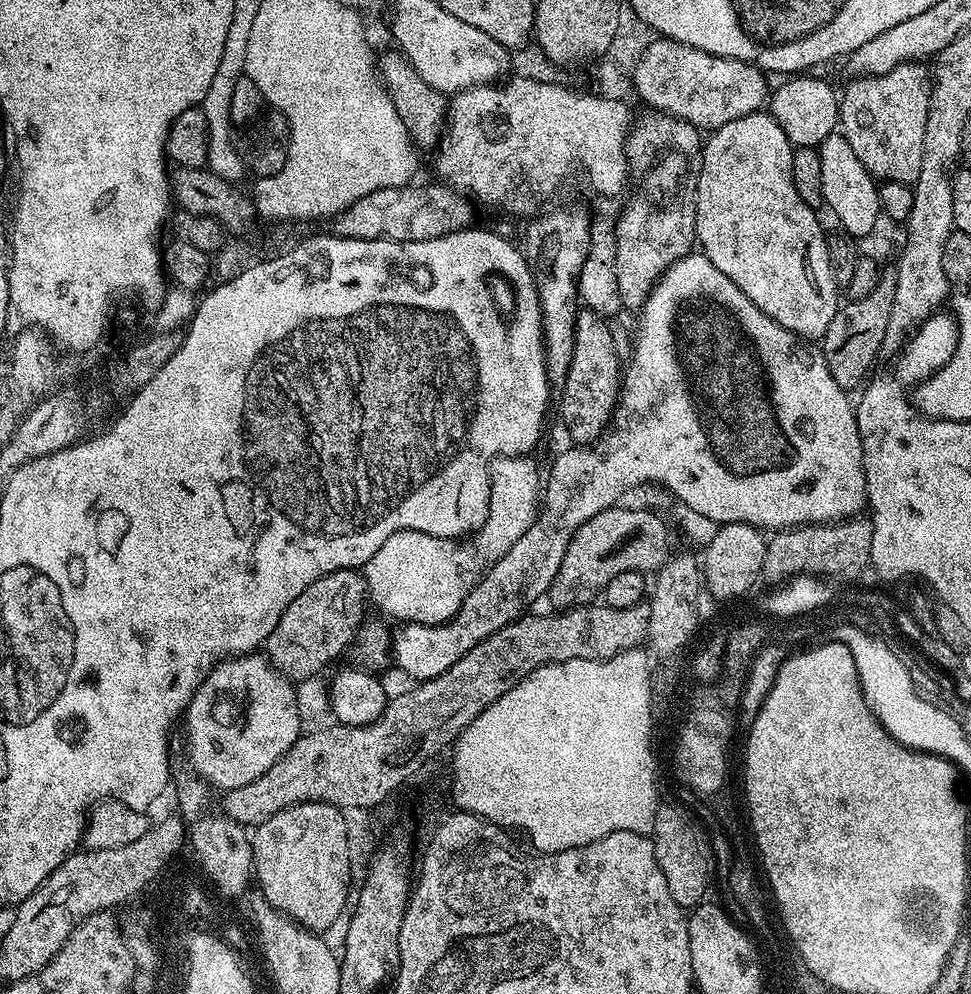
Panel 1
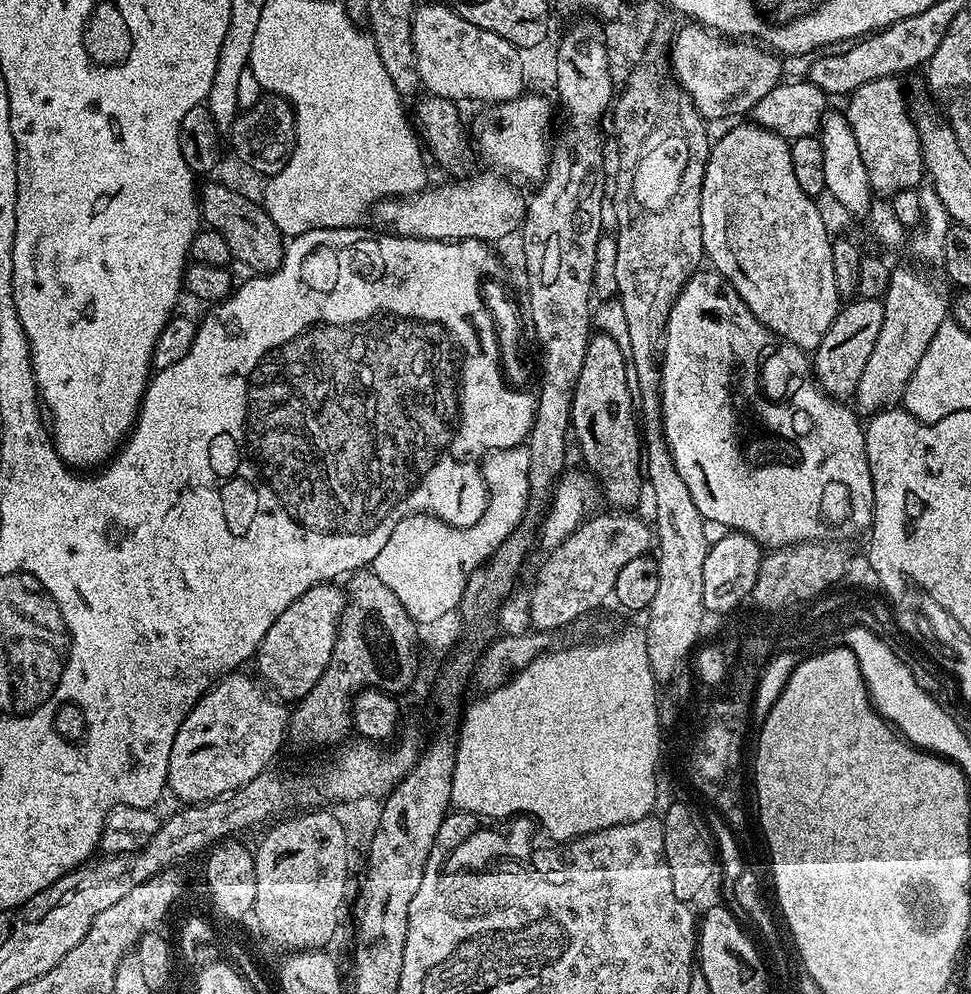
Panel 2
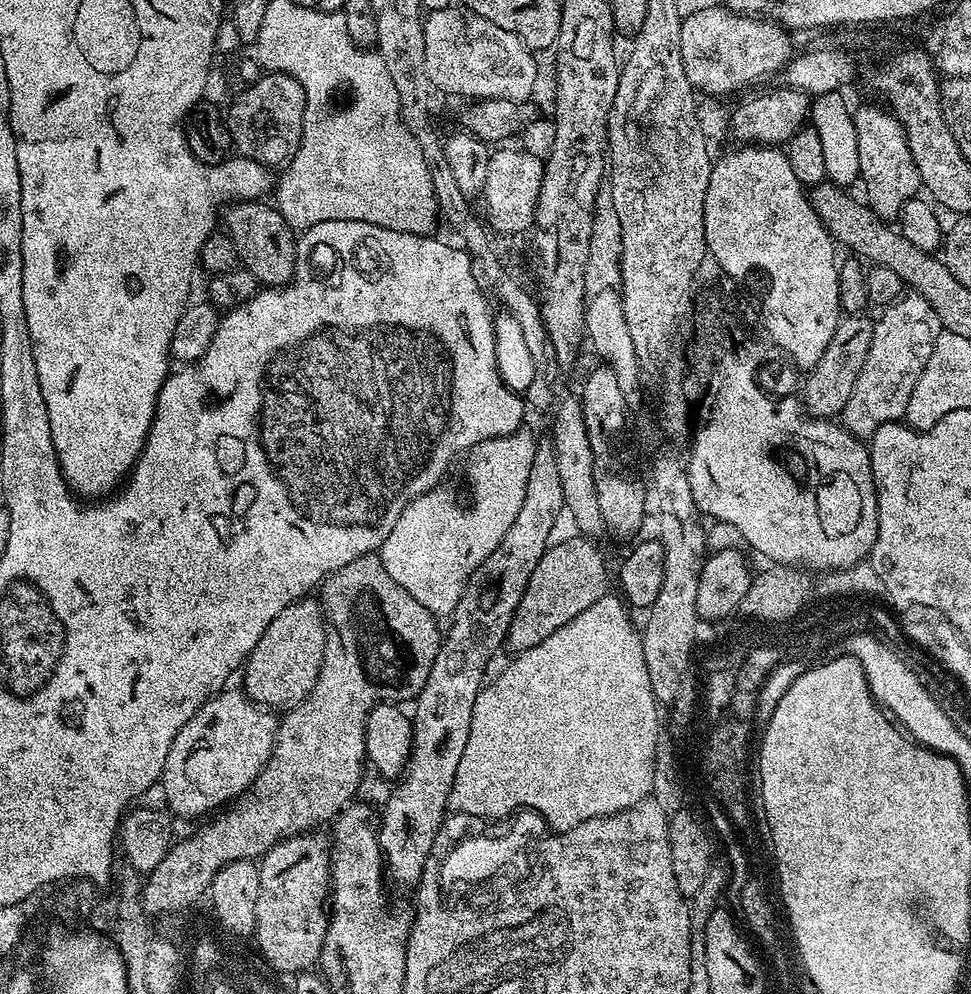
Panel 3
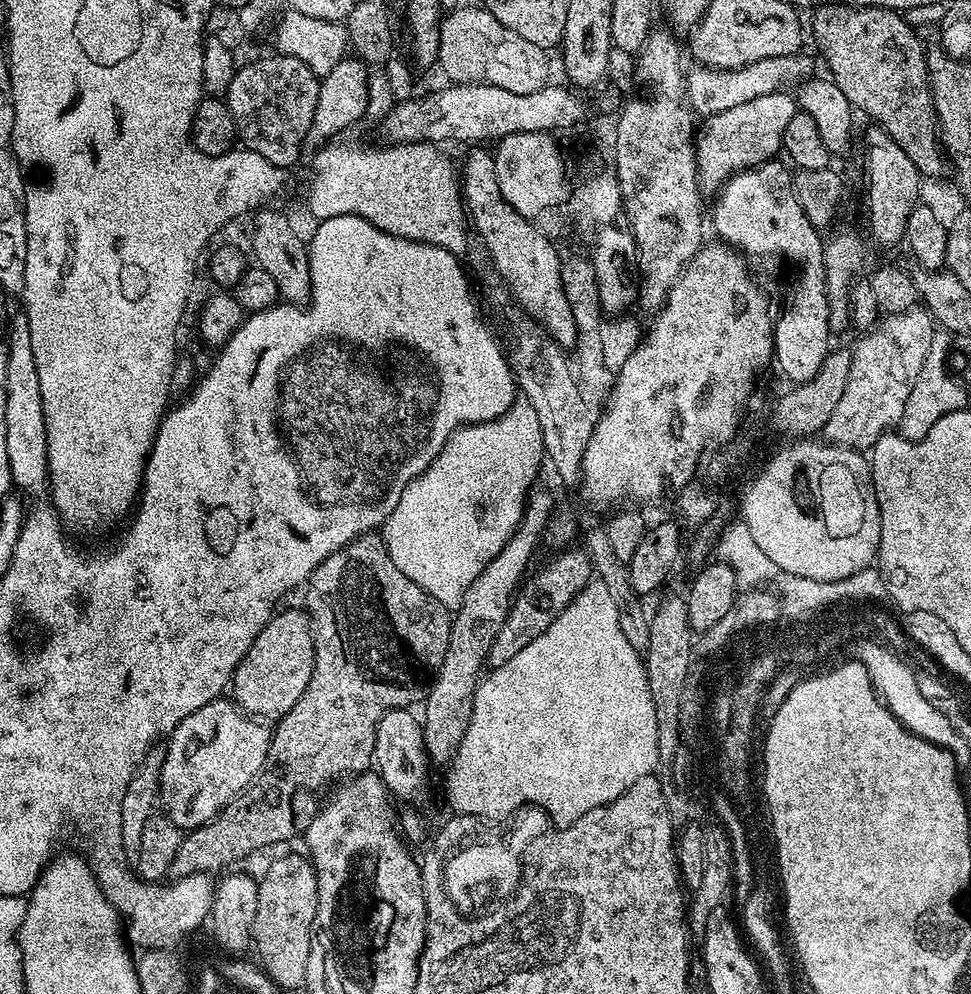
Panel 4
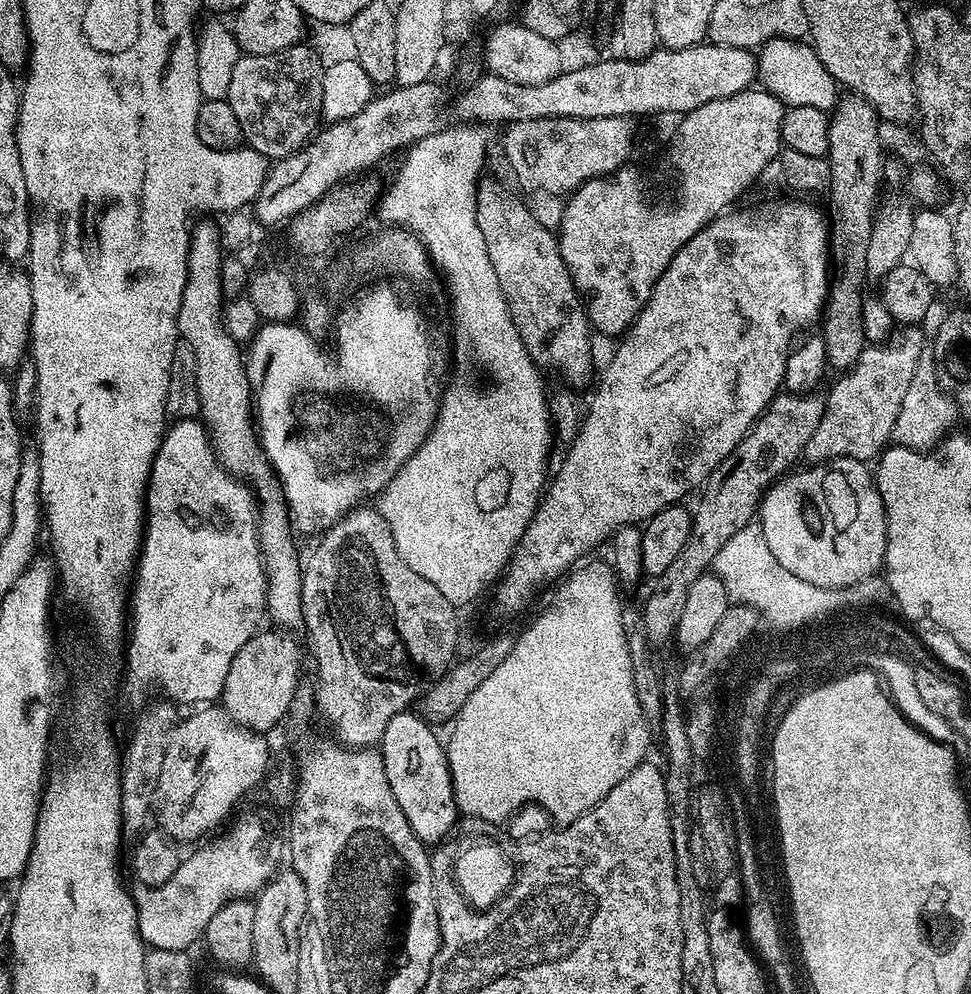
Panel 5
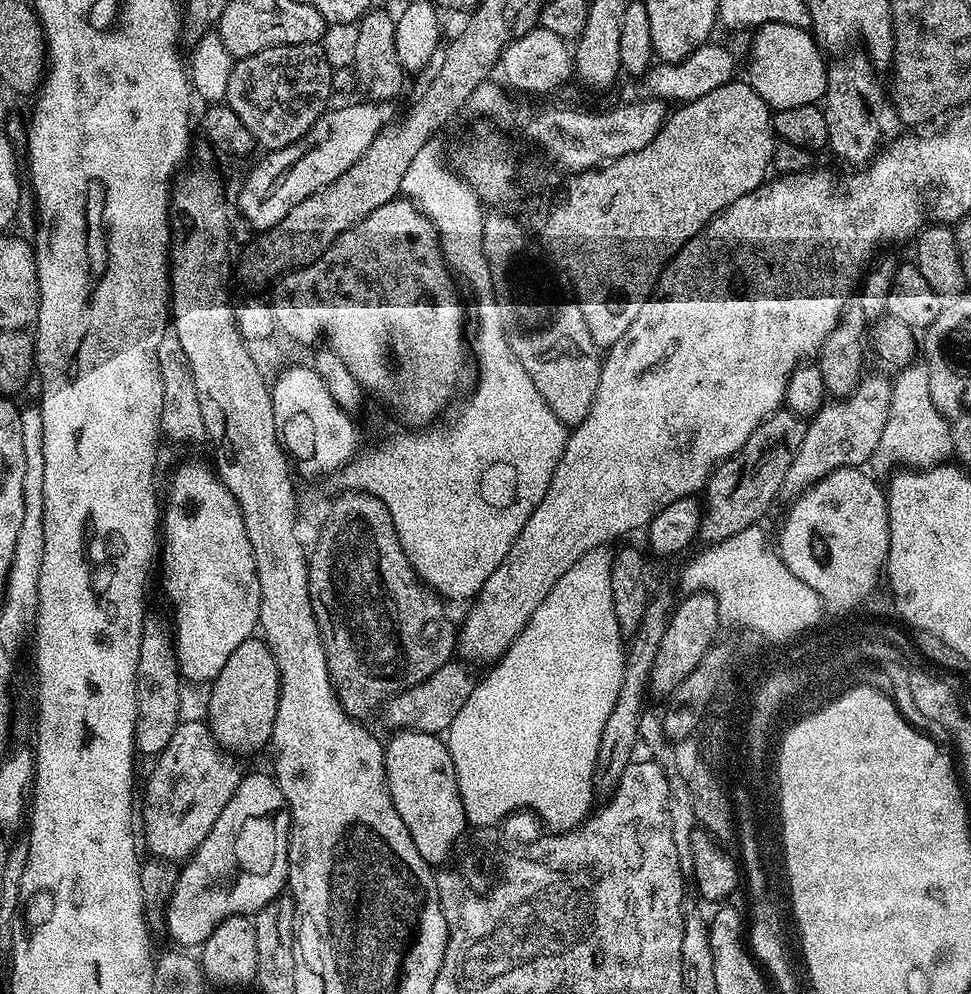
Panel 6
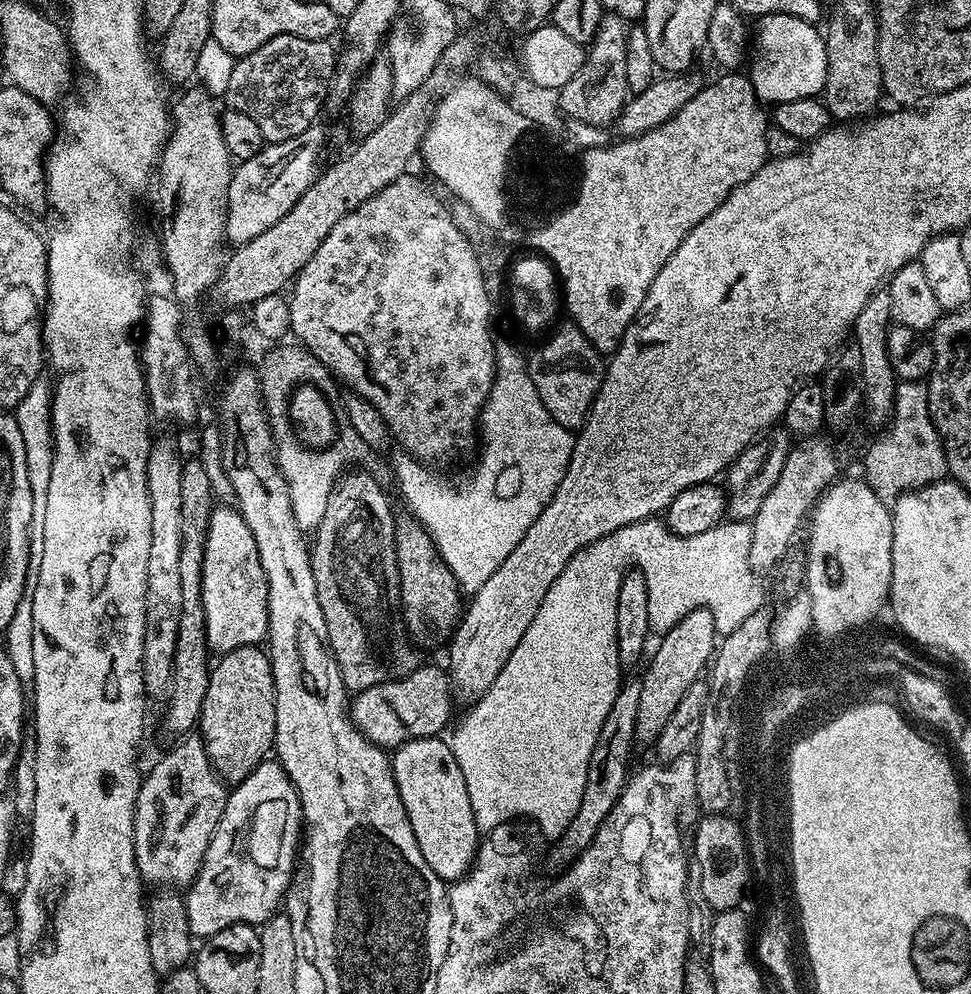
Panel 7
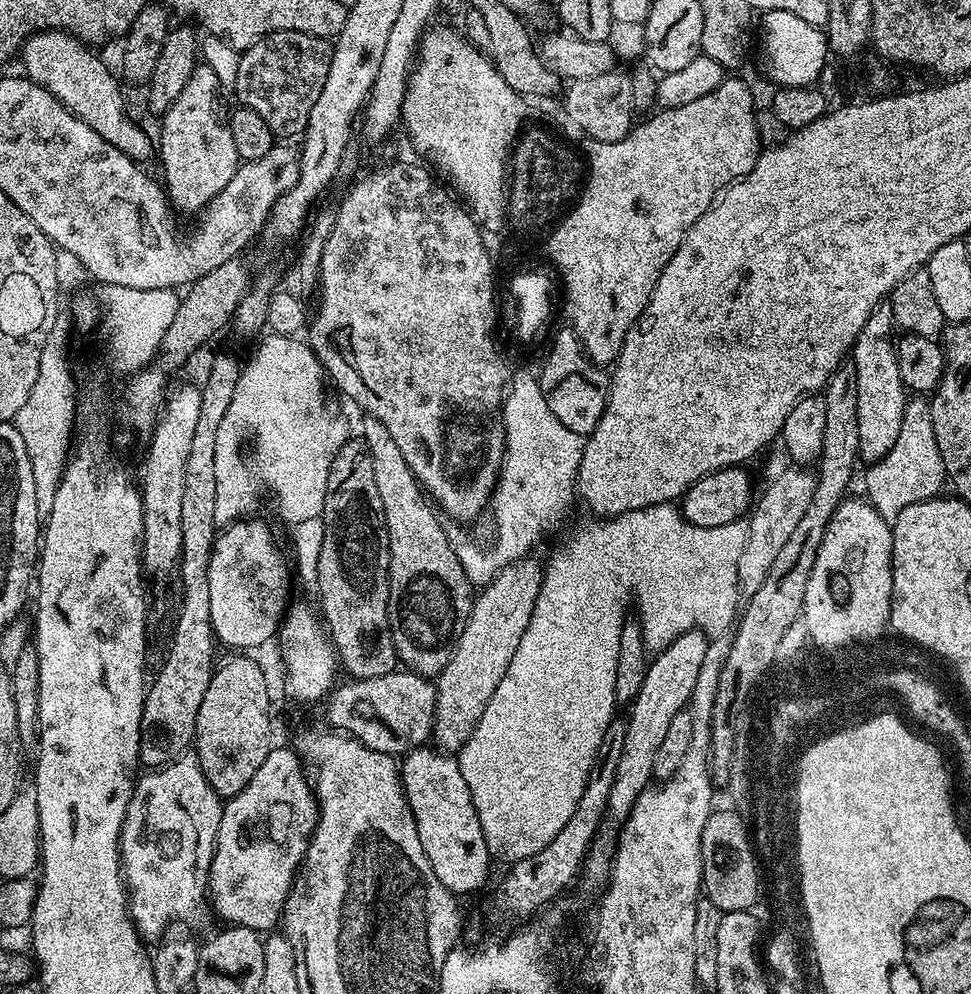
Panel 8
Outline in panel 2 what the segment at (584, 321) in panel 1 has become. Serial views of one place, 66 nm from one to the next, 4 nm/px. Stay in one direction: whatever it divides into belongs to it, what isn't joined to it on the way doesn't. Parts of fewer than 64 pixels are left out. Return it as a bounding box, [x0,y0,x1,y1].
[570,331,642,510]

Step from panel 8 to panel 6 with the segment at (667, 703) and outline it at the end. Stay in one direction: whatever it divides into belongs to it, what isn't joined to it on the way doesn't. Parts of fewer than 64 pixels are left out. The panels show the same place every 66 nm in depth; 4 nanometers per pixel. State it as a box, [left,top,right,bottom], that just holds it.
[650,592,722,698]

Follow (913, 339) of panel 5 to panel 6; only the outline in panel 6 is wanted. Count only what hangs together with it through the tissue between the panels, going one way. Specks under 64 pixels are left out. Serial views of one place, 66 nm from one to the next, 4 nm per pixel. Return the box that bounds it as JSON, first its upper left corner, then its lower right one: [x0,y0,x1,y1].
[783,374,892,497]

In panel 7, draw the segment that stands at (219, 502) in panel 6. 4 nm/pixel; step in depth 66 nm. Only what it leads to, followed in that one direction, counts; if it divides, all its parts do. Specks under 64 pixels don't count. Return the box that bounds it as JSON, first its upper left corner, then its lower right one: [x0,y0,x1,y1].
[202,507,268,654]

